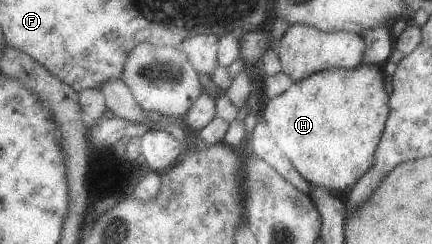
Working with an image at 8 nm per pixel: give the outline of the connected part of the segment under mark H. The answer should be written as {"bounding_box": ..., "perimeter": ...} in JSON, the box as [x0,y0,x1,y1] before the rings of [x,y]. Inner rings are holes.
{"bounding_box":[263,64,389,193],"perimeter":[[[361,64],[357,69],[319,71],[293,82],[287,91],[265,103],[263,119],[274,145],[305,182],[329,193],[341,193],[349,185],[355,184],[373,165],[375,149],[389,112],[384,78],[383,66],[378,65]]]}

